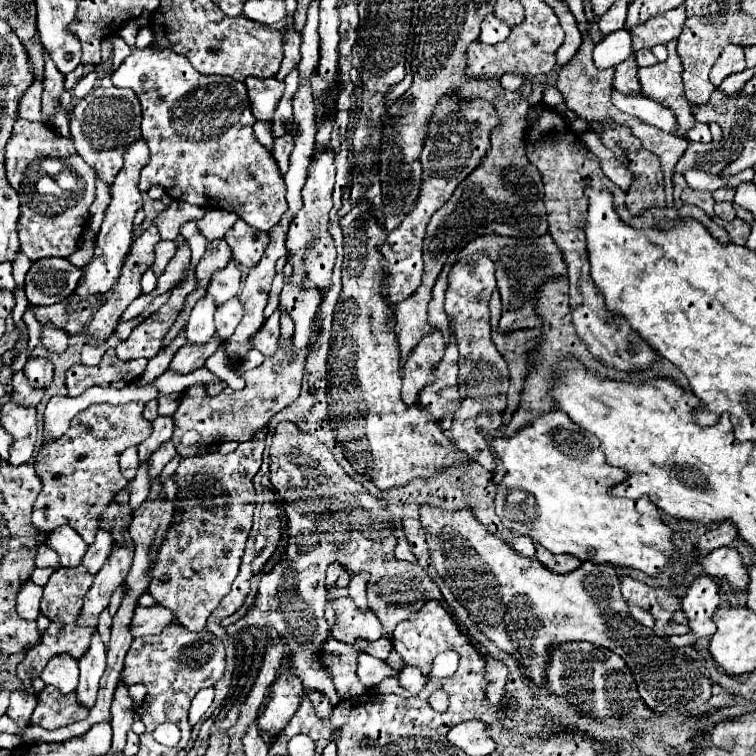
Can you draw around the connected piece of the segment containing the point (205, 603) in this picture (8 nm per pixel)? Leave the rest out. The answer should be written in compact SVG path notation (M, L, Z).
M267 424L229 455L183 457L173 475L175 485L181 489L175 499L175 513L183 509L183 521L167 527L165 539L157 549L157 559L149 569L149 593L157 605L171 609L177 623L183 623L191 631L205 627L207 617L229 593L239 573L255 509L251 479L261 467L268 431Z

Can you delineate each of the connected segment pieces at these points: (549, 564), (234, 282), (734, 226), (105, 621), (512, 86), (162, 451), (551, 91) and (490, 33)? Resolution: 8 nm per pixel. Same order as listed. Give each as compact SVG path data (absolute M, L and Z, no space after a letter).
M537 545L535 557L539 559L539 563L543 563L547 569L551 569L555 573L567 573L567 571L573 571L573 569L577 569L581 565L581 561L577 557L571 557L569 553L553 555L547 549L543 549L543 545Z
M229 261L229 265L221 271L217 271L207 287L207 293L215 297L215 305L223 305L231 297L239 295L241 291L241 271L237 267L237 261Z
M735 219L735 221L719 221L719 225L729 233L733 243L737 243L737 245L747 243L747 237L749 237L749 231L751 231L749 223L745 223L741 219Z
M107 609L99 615L99 633L101 633L103 641L107 643L109 641L109 635L111 635L111 615L109 615Z
M505 73L505 75L501 77L501 85L503 85L505 89L509 89L509 91L517 91L517 89L521 87L523 81L525 81L523 75L511 75L511 73Z
M171 441L163 443L163 445L151 455L151 459L149 459L149 479L151 479L151 483L161 475L163 467L165 467L175 455L177 455L177 451L175 451L175 445L173 445Z
M547 85L547 89L543 89L543 99L541 99L547 107L557 107L557 105L561 105L563 103L563 95L555 89L555 87L551 87L551 85Z
M487 15L485 21L481 23L479 41L483 41L485 45L493 45L493 43L499 43L499 41L505 41L507 37L509 37L509 27L501 19Z

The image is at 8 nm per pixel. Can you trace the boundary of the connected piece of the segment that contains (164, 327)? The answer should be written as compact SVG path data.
M191 275L185 281L181 281L179 285L175 285L171 289L171 297L169 297L167 305L159 307L151 317L143 319L131 331L131 337L127 341L121 341L115 347L117 357L123 361L131 361L131 359L139 359L139 357L151 359L161 349L163 337L167 335L167 331L175 323L177 315L181 313L187 295L193 293L195 289L197 289L197 277L195 275Z

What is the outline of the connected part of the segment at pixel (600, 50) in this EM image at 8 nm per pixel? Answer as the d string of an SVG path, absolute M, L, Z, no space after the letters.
M625 29L609 33L593 49L593 61L599 69L615 67L631 55L631 35Z

